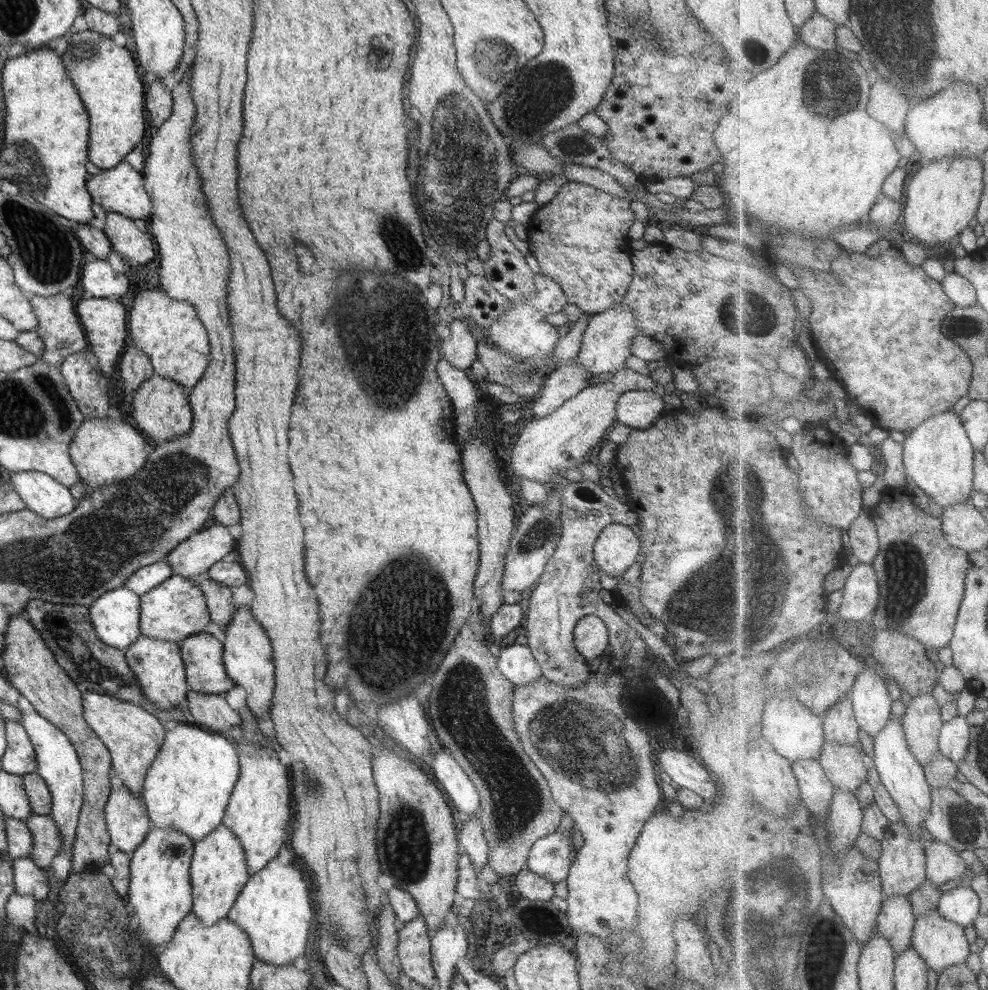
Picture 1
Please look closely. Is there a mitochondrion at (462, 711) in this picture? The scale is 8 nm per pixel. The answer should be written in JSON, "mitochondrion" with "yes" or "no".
{"mitochondrion":"yes"}

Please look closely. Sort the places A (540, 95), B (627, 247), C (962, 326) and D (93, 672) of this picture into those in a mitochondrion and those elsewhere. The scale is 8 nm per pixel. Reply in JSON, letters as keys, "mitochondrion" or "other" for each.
{"A":"mitochondrion","B":"other","C":"other","D":"mitochondrion"}

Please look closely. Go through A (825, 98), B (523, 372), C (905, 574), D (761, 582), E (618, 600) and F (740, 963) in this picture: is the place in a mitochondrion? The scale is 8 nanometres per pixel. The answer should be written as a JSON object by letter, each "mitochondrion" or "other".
{"A":"mitochondrion","B":"mitochondrion","C":"mitochondrion","D":"mitochondrion","E":"other","F":"other"}

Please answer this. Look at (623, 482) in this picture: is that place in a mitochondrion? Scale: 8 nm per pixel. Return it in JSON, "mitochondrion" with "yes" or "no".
{"mitochondrion":"no"}

